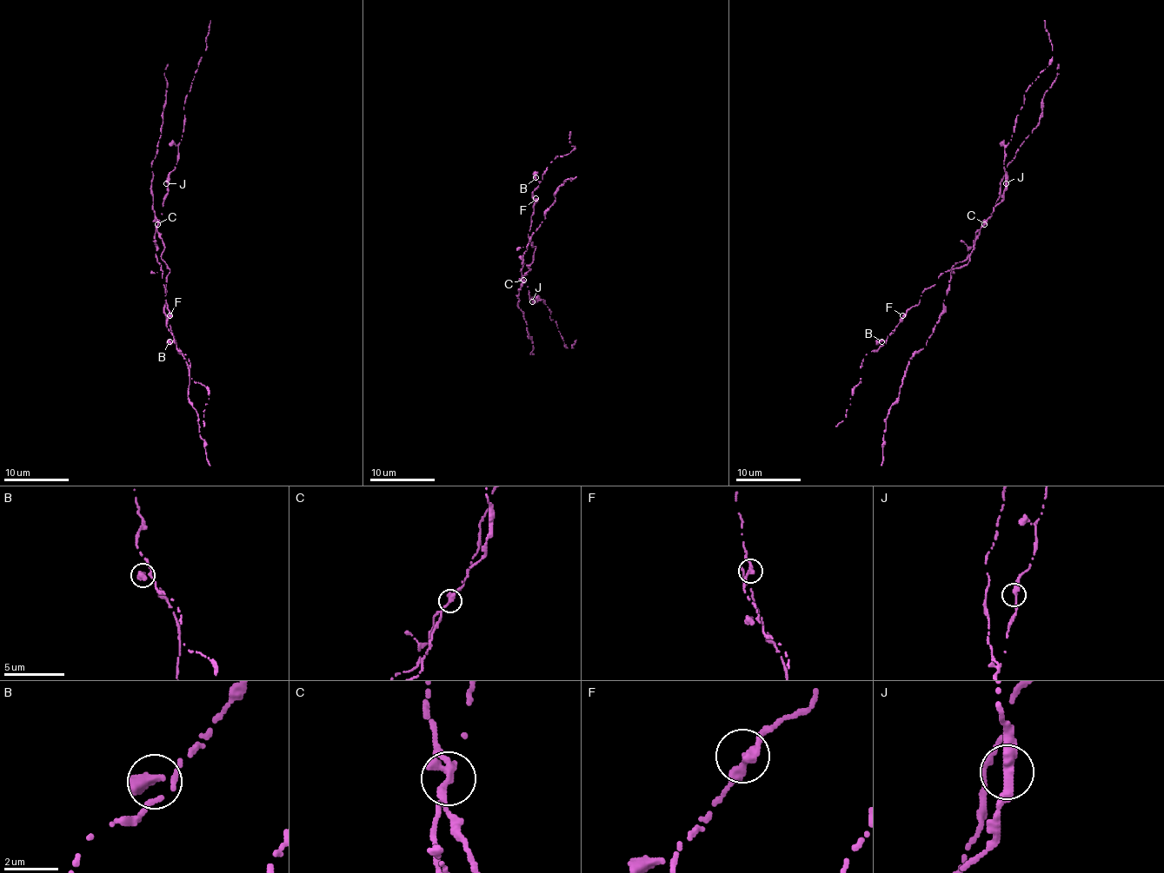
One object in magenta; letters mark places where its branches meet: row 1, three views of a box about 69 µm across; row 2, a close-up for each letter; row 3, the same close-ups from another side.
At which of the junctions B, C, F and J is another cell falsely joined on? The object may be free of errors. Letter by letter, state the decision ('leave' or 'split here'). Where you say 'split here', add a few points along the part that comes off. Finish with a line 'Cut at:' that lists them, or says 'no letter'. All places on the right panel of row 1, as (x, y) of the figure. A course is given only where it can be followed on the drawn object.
B: leave
C: split here; foreign part runs (985, 223), (970, 261), (951, 270), (941, 315), (927, 345), (907, 364), (897, 400), (886, 417), (881, 466)
F: leave
J: leave
Cut at: C

